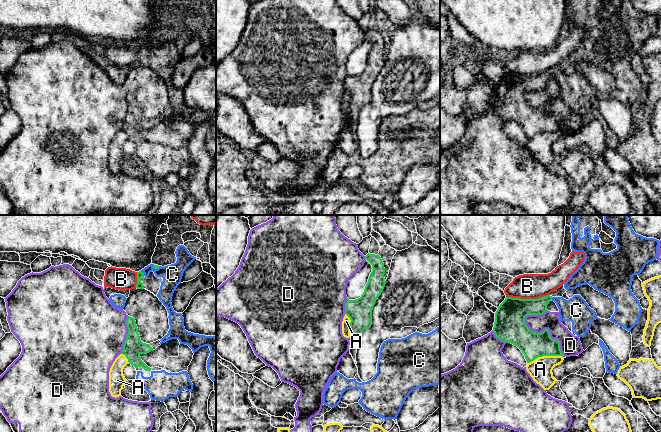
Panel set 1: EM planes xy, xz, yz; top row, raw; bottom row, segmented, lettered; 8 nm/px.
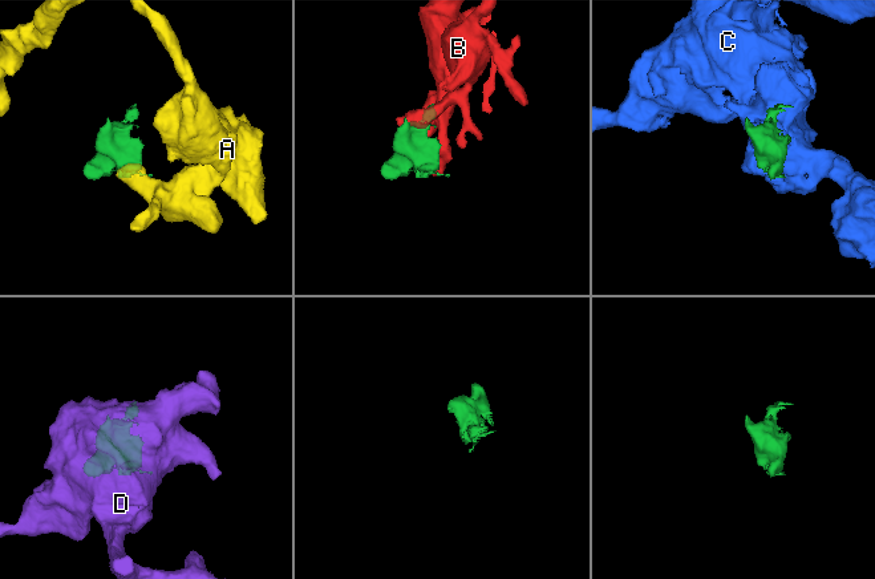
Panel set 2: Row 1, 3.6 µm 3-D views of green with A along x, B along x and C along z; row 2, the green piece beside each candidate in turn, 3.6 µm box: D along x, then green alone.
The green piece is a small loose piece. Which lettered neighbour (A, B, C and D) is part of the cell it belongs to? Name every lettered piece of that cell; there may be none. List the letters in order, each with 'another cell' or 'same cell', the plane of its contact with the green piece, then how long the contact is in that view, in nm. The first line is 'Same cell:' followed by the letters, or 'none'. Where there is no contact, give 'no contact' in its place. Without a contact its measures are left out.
Same cell: C
A: another cell; contact in yz; length 300 nm
B: another cell; contact in yz; length 360 nm
C: same cell; contact in xy; length 50 nm
D: another cell; contact in yz; length 440 nm

